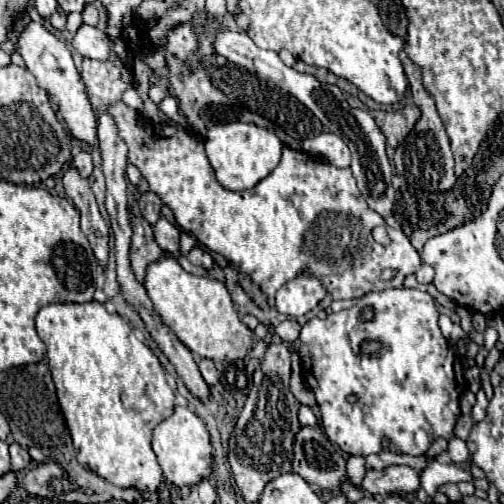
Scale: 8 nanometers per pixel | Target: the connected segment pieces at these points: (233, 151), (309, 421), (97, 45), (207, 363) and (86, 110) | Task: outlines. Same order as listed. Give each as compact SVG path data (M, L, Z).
M223 123L211 127L205 135L205 151L215 171L215 177L229 191L245 191L265 179L281 161L281 149L283 143L273 131L257 127L253 123Z
M299 405L299 421L301 421L301 425L317 427L317 417L313 415L311 407L307 407L307 405Z
M81 25L73 37L73 47L87 59L107 61L111 55L111 41L109 35L99 31L97 27Z
M197 357L195 361L197 361L197 365L199 365L199 371L201 371L203 379L205 379L209 385L215 385L219 382L219 372L211 359L201 359L201 357Z
M35 21L35 23L29 23L27 29L21 33L17 41L17 51L21 53L27 69L37 79L39 87L43 87L49 93L49 97L53 97L59 103L59 111L71 135L79 141L89 143L91 147L97 147L97 121L95 121L91 103L85 95L85 85L81 81L79 71L73 65L67 45L61 39L57 39L49 29L45 29L41 23Z

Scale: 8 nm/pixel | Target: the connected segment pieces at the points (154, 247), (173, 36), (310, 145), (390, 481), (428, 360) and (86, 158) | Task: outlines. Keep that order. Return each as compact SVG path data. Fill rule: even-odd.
M131 217L131 229L133 229L133 237L129 247L129 259L135 279L141 283L147 265L161 259L161 249L153 239L153 231L149 223L145 223L139 217Z
M173 27L167 35L167 51L179 59L185 59L197 47L195 27Z
M321 133L313 139L305 139L303 151L309 155L325 155L327 161L335 167L349 167L351 163L349 147L335 133Z
M391 465L381 471L367 471L361 483L363 491L371 495L415 493L419 485L419 473L409 465Z
M387 289L387 291L373 291L373 293L367 293L363 297L357 299L357 303L351 307L351 309L345 309L341 313L333 313L333 315L327 315L325 319L311 319L307 321L303 327L301 327L301 335L299 339L293 343L295 351L303 357L305 363L309 363L307 371L305 371L305 381L309 385L309 389L313 391L315 399L317 399L317 405L321 409L321 427L325 431L325 435L329 437L331 443L339 445L345 453L349 455L371 455L371 453L379 453L381 451L381 437L387 437L389 439L389 449L393 453L403 453L403 455L425 455L429 445L439 439L439 437L445 437L447 441L453 439L453 425L455 425L455 419L459 417L459 389L457 389L457 355L453 351L453 347L449 345L449 341L443 337L443 333L439 331L439 325L437 325L437 319L439 319L439 309L433 301L433 297L425 291L419 291L419 289ZM347 395L359 395L357 403L349 403L347 401Z
M79 151L75 157L73 157L73 163L75 167L79 169L79 173L83 177L89 177L93 173L93 157L89 151Z

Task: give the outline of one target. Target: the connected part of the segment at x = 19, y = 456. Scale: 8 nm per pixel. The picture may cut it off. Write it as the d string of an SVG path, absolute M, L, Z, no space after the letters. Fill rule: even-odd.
M15 441L9 445L9 453L11 453L11 469L13 471L21 471L31 463L29 453L21 445L17 445Z

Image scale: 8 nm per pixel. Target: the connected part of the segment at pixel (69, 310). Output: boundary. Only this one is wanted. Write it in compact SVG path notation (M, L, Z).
M55 303L43 307L37 317L37 335L47 345L49 369L57 389L59 407L73 437L77 461L117 487L157 491L163 481L161 467L151 449L151 431L173 411L173 389L167 385L159 359L145 347L133 329L117 313L109 313L101 303Z

